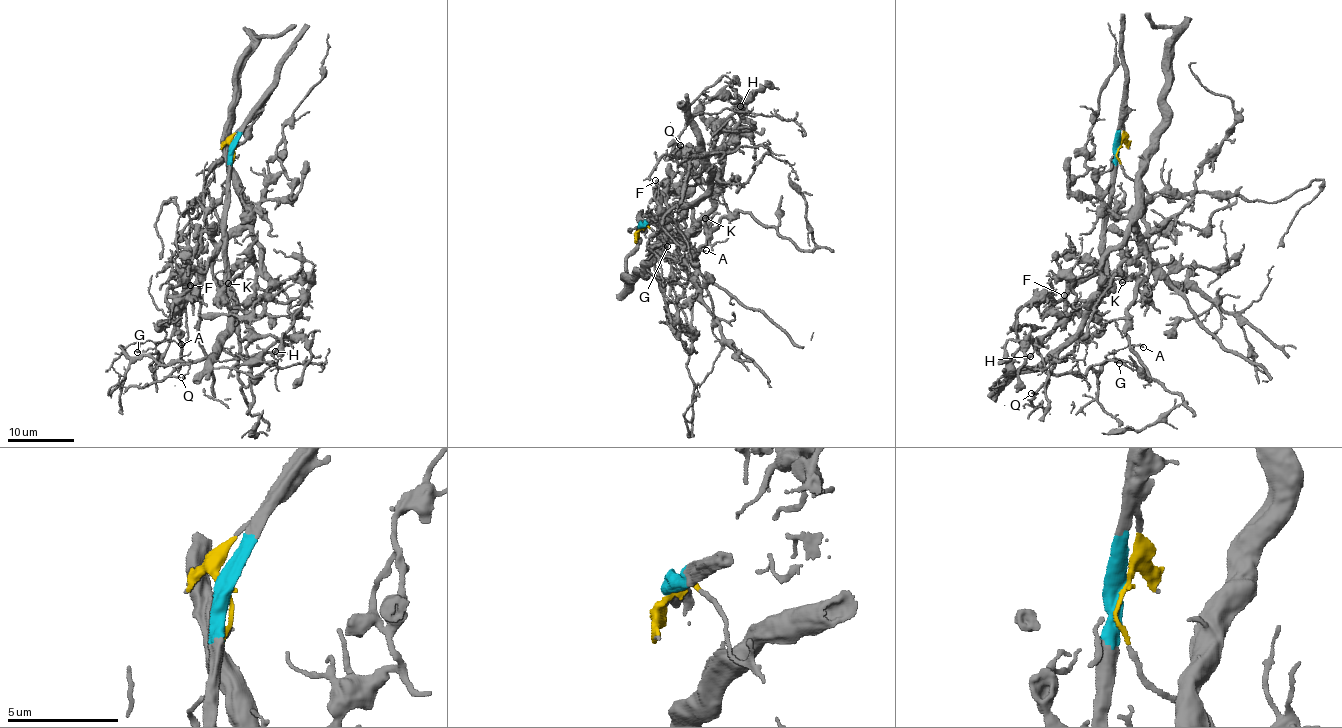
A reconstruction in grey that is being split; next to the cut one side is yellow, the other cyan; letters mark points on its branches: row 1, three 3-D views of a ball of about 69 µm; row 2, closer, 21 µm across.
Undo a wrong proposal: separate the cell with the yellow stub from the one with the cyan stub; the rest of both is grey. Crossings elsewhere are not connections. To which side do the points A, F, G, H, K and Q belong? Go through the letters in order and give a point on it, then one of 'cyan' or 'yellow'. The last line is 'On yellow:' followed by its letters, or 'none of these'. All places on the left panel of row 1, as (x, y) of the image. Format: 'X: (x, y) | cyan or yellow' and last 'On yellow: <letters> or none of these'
A: (181, 344) | cyan
F: (190, 285) | yellow
G: (137, 352) | cyan
H: (275, 351) | yellow
K: (228, 283) | yellow
Q: (181, 377) | cyan
On yellow: F, H, K

